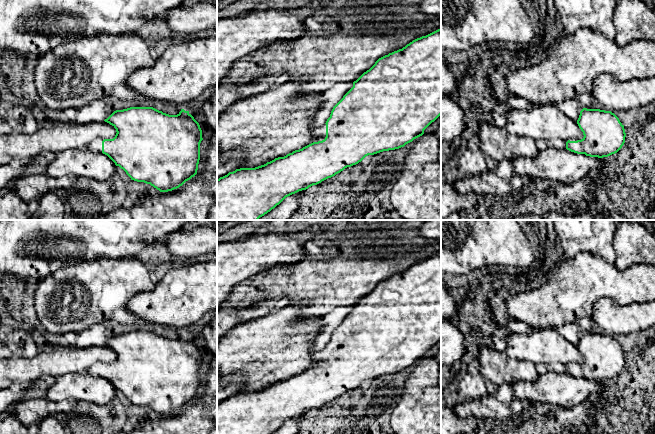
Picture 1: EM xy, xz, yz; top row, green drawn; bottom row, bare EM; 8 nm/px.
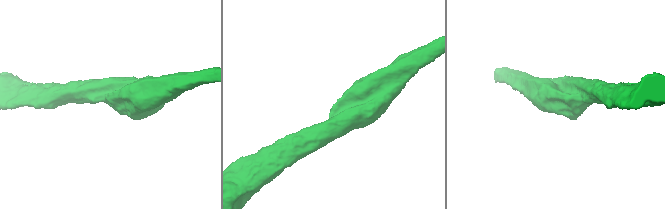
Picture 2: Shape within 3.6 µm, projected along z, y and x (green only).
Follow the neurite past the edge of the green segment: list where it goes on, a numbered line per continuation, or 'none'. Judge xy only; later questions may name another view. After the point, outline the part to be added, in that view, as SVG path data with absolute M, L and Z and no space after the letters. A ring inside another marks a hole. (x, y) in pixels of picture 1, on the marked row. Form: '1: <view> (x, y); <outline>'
1: xy (96, 146); M98 138L92 141L91 143L88 144L87 149L96 152L96 153L102 153L102 141L103 138Z

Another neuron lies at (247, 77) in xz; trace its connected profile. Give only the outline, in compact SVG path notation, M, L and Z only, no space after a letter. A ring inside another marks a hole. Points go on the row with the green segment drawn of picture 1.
M441 16L423 23L415 22L402 27L388 28L378 32L345 32L335 29L323 35L306 33L304 36L287 41L277 41L249 54L233 64L220 83L228 85L247 84L265 76L291 74L291 81L301 82L297 95L324 92L337 83L354 82L375 62L389 53L402 49L413 40L439 29Z

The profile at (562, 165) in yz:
M547 148L539 151L535 158L515 157L511 163L515 175L572 184L599 169L602 158L577 154L567 149Z

